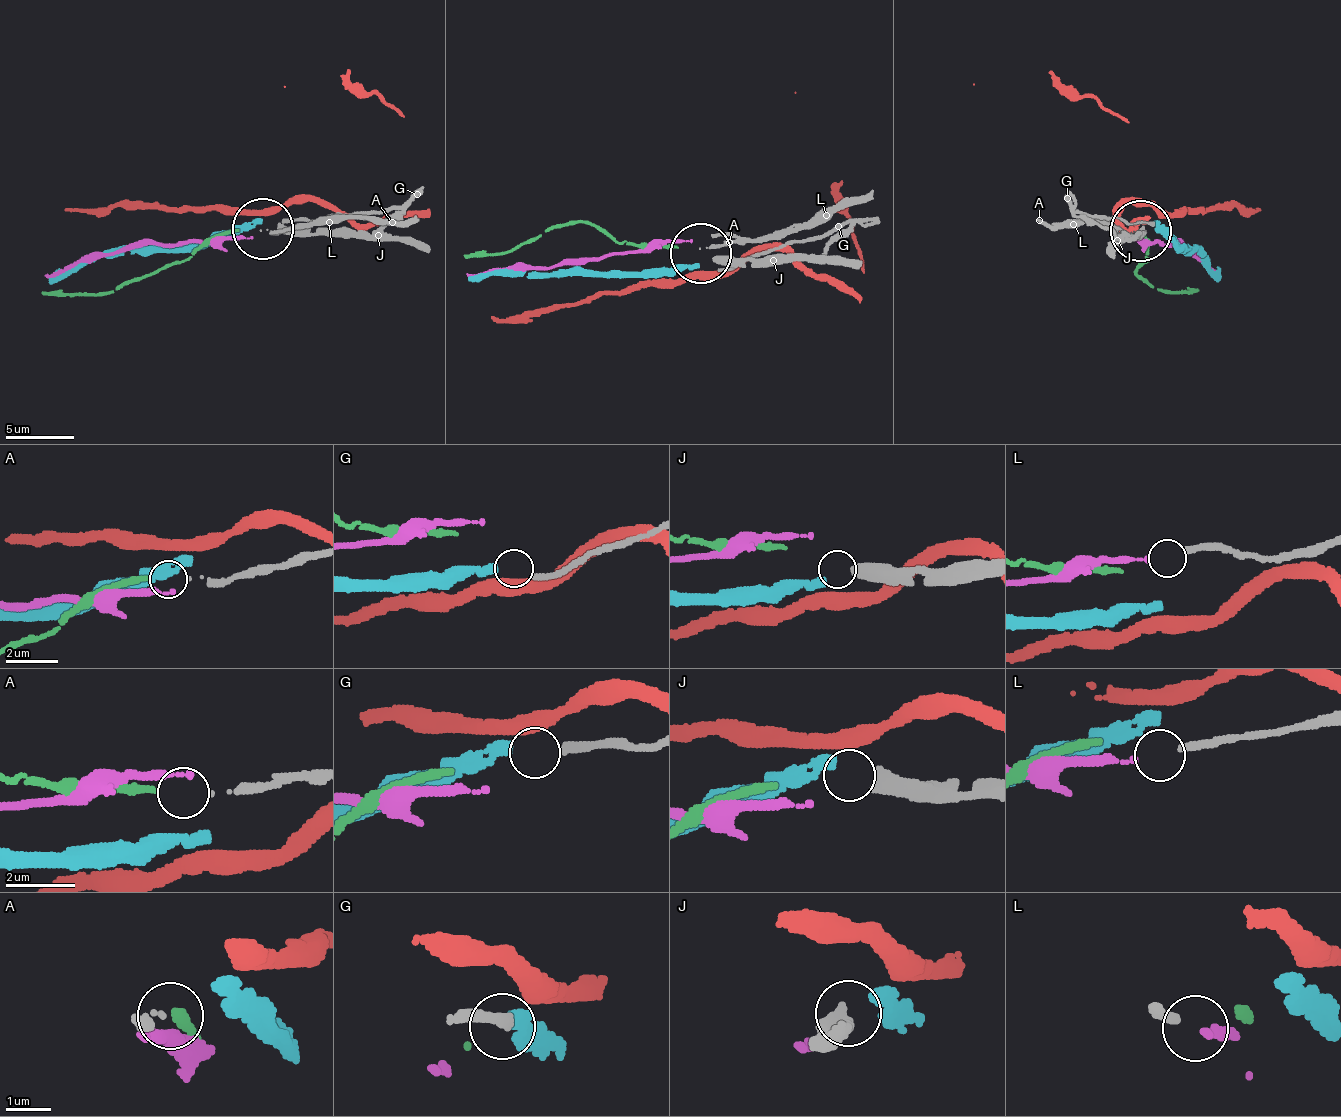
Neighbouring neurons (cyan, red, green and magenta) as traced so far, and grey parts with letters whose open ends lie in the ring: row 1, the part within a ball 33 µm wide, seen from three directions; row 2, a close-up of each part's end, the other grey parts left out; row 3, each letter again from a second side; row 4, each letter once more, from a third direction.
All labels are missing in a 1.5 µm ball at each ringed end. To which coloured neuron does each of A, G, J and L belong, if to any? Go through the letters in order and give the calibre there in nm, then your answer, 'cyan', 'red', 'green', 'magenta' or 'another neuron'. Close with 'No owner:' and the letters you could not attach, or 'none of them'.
A: 40 nm thick; green
G: 240 nm thick; another neuron
J: 480 nm thick; cyan
L: 220 nm thick; magenta
No owner: G

